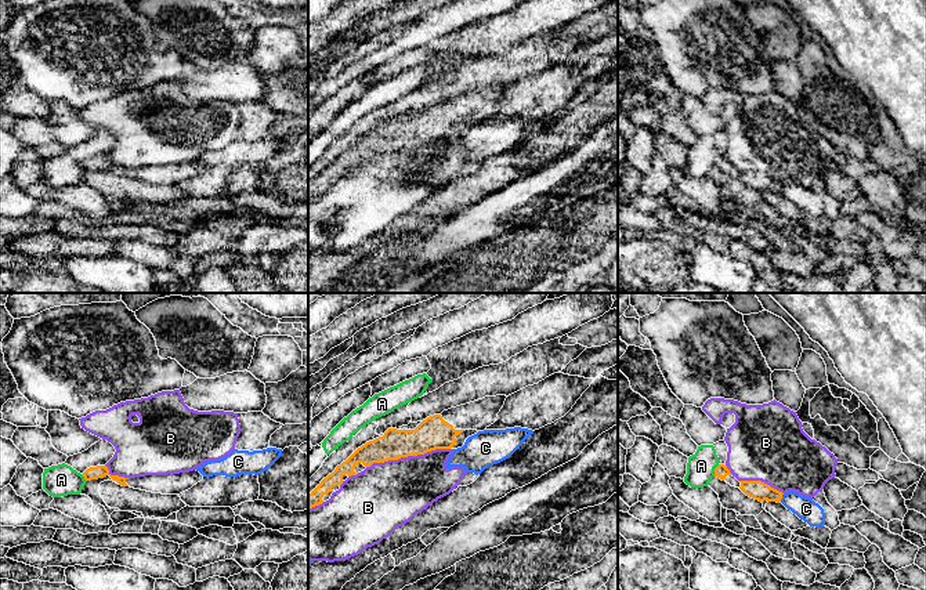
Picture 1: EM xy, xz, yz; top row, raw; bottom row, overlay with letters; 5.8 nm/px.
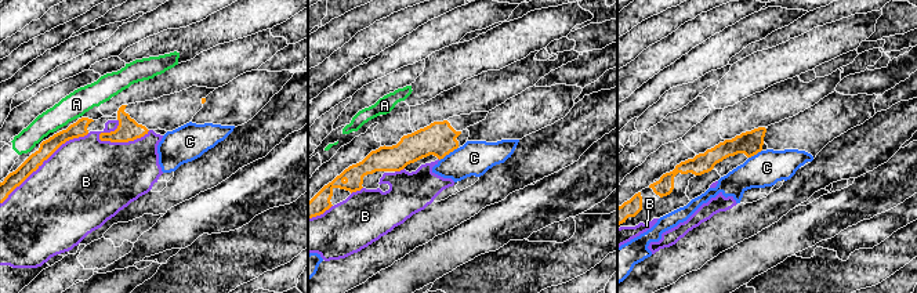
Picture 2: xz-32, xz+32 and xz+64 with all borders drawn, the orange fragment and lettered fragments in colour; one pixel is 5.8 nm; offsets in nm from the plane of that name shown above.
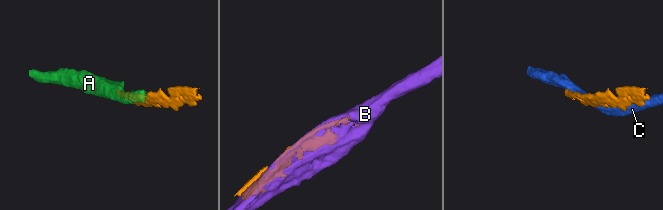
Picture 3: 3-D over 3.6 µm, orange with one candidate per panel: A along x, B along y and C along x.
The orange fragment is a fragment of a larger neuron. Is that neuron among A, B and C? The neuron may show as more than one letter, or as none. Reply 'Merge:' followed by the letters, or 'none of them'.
Merge: none of them

